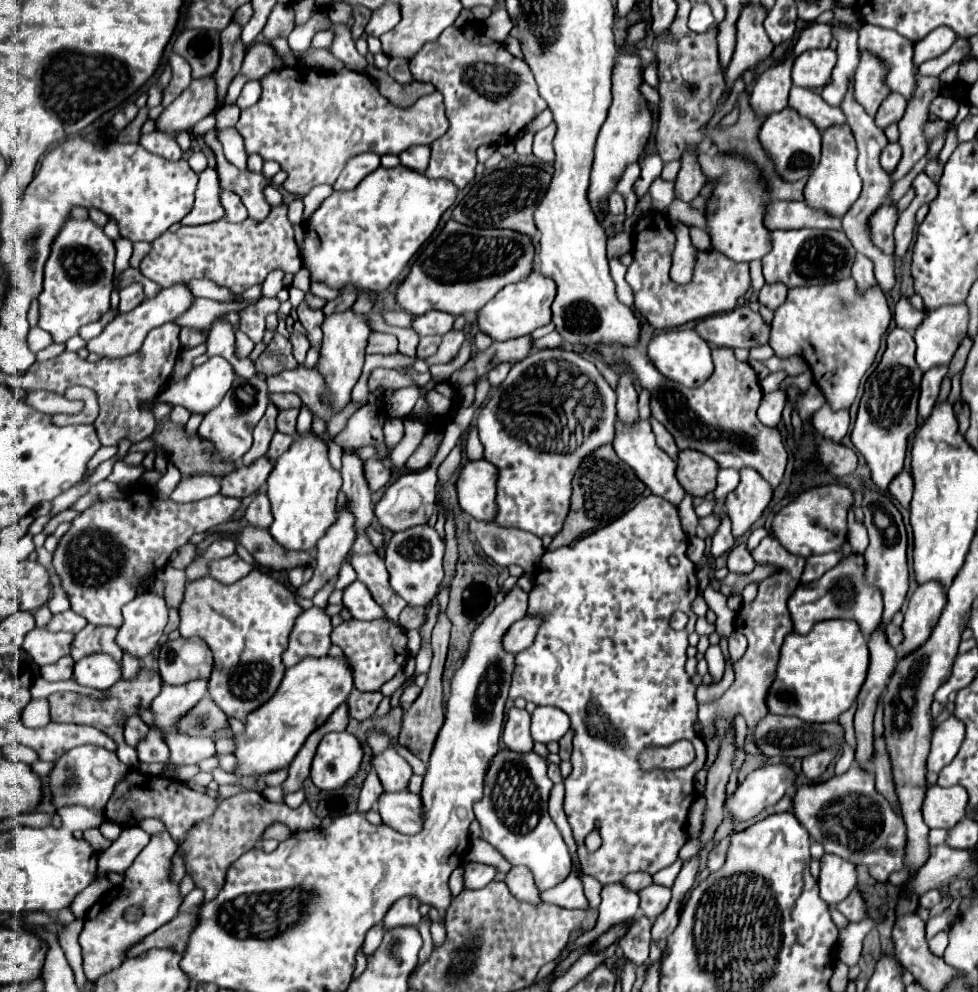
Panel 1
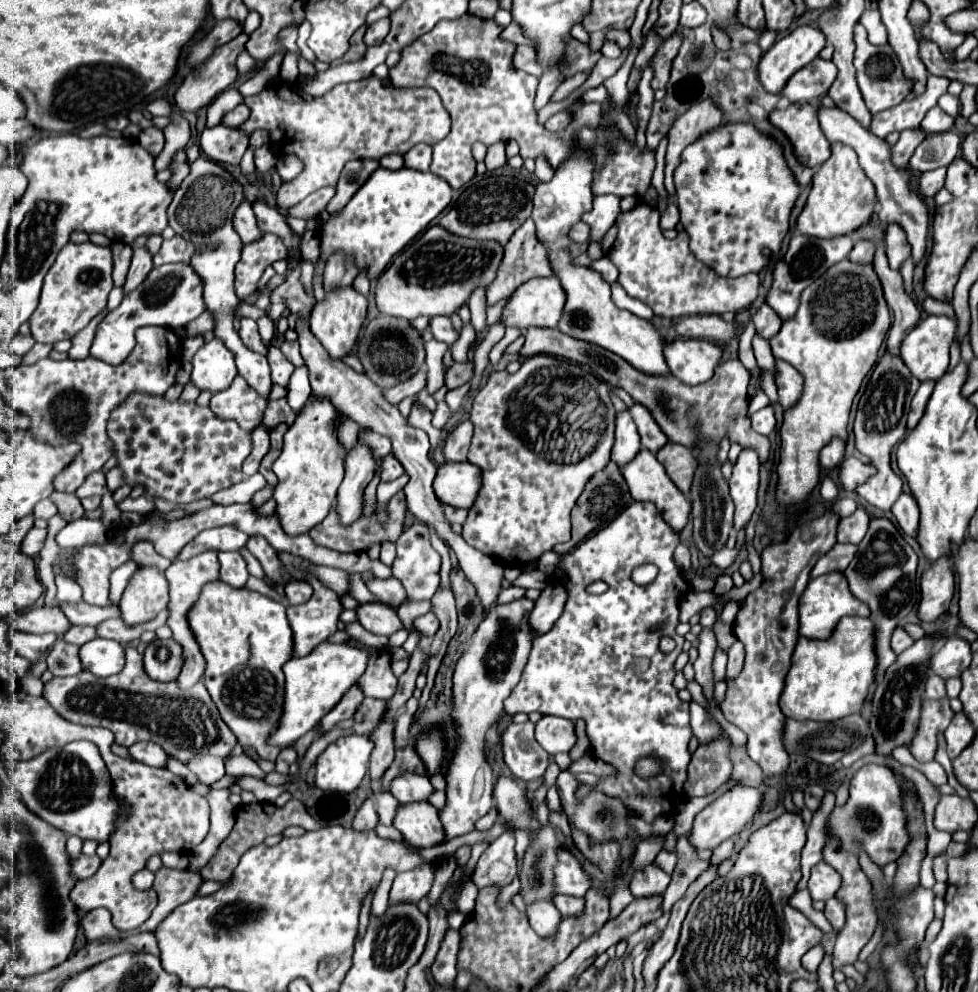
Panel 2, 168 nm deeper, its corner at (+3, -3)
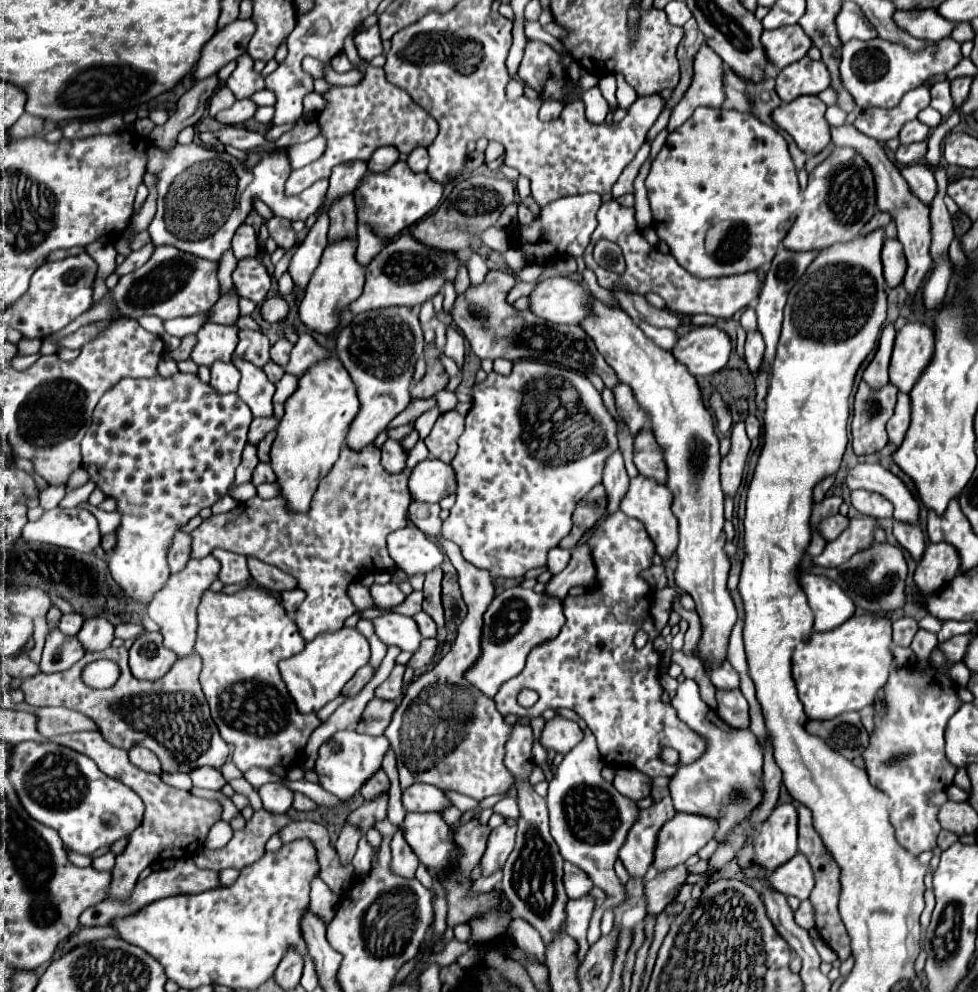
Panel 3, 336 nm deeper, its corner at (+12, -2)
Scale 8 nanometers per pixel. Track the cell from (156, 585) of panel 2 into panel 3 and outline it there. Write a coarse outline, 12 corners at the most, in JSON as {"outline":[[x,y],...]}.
{"outline":[[198,376],[124,378],[82,466],[122,522],[128,600],[228,492],[252,414]]}

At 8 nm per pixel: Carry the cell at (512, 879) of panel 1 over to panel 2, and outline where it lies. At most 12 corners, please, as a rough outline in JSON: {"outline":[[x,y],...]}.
{"outline":[[553,903],[527,907],[531,927],[541,937],[553,937],[561,913]]}

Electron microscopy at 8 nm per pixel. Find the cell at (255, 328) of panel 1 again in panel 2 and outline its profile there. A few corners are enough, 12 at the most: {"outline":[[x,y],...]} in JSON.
{"outline":[[241,319],[239,335],[249,349],[267,355],[253,319]]}

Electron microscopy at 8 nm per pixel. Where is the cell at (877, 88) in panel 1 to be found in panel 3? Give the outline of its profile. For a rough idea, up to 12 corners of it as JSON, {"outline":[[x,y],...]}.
{"outline":[[882,38],[850,40],[842,84],[866,108],[894,108],[962,60],[944,38],[912,54]]}

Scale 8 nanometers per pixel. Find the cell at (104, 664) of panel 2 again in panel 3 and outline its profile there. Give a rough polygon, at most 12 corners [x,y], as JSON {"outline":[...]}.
{"outline":[[86,618],[78,640],[86,652],[112,646],[114,626]]}

